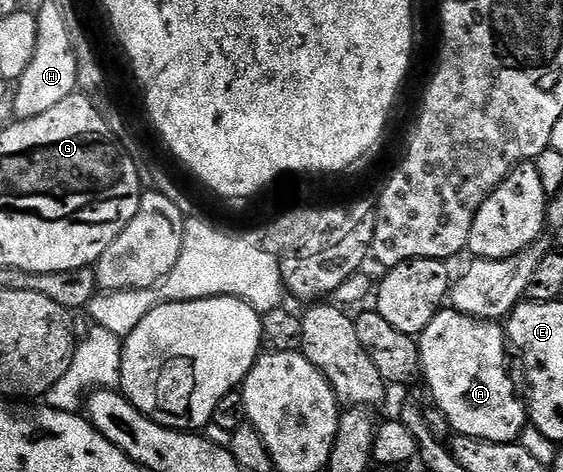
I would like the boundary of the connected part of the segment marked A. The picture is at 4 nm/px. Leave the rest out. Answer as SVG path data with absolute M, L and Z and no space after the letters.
M451 308L439 310L426 324L418 336L420 347L420 369L422 382L428 385L432 398L444 418L453 426L456 434L465 434L487 442L515 442L520 438L524 427L529 425L528 404L522 397L522 390L516 387L512 379L512 370L508 367L510 343L506 330L499 321L475 318Z

